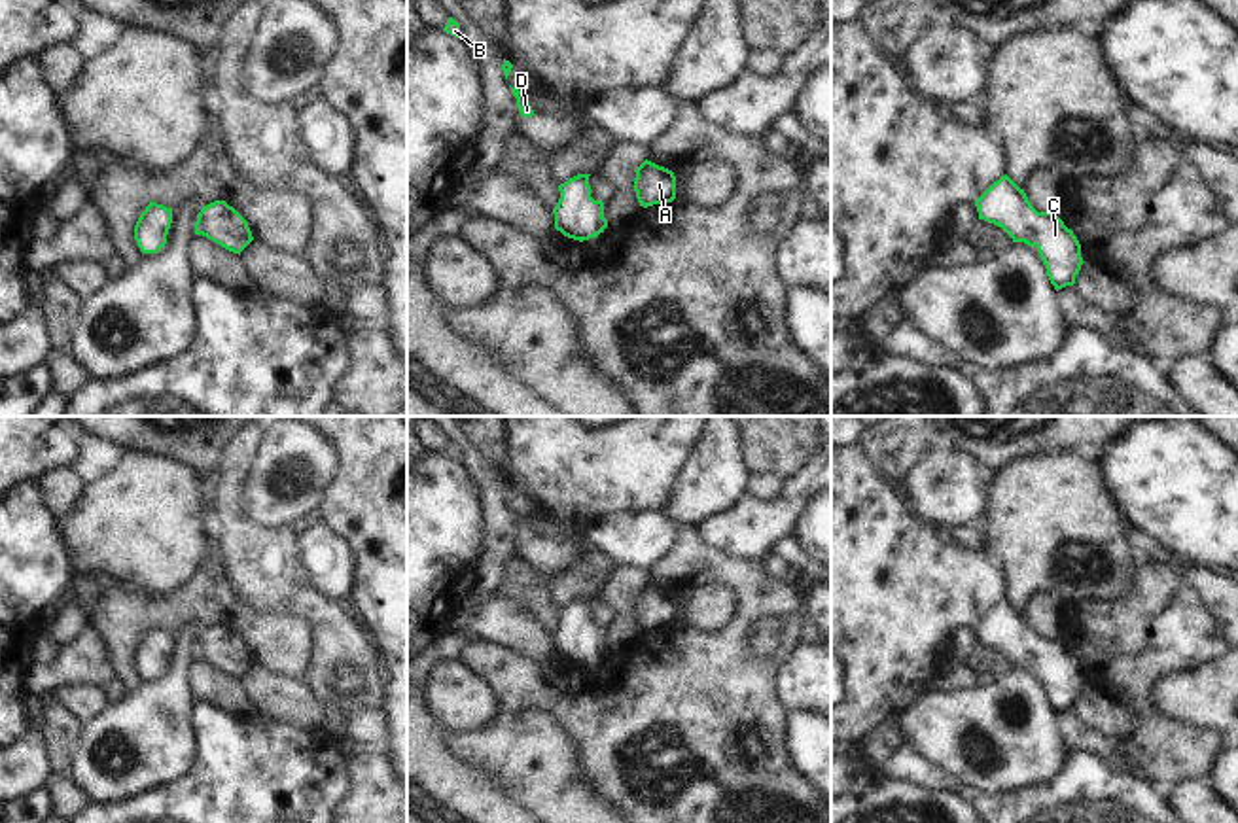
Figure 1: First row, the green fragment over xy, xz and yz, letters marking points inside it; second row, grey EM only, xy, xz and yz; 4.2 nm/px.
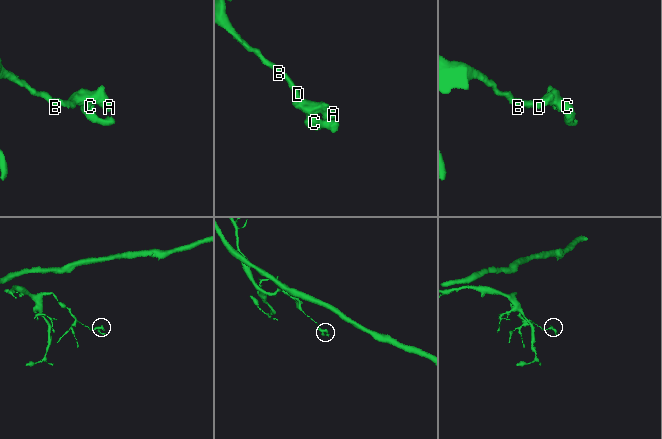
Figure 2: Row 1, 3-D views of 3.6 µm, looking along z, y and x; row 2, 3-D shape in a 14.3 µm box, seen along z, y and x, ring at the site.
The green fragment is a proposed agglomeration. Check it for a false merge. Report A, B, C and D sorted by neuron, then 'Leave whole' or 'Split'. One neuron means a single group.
Groups: A B C D. Leave whole

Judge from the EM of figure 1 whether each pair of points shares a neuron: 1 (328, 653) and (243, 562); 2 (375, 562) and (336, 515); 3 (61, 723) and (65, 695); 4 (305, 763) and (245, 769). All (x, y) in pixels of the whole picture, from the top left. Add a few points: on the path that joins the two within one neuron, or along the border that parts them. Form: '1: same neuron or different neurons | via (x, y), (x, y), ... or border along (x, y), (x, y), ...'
1: same neuron | via (326, 625), (271, 577)
2: same neuron | via (364, 551), (364, 545), (347, 526)
3: different neurons | border along (50, 695), (82, 723)
4: same neuron | via (290, 769), (260, 769)

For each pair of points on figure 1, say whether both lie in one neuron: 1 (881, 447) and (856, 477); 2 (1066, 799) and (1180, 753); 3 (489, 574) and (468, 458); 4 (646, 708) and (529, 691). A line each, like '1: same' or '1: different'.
1: different
2: different
3: same
4: same

